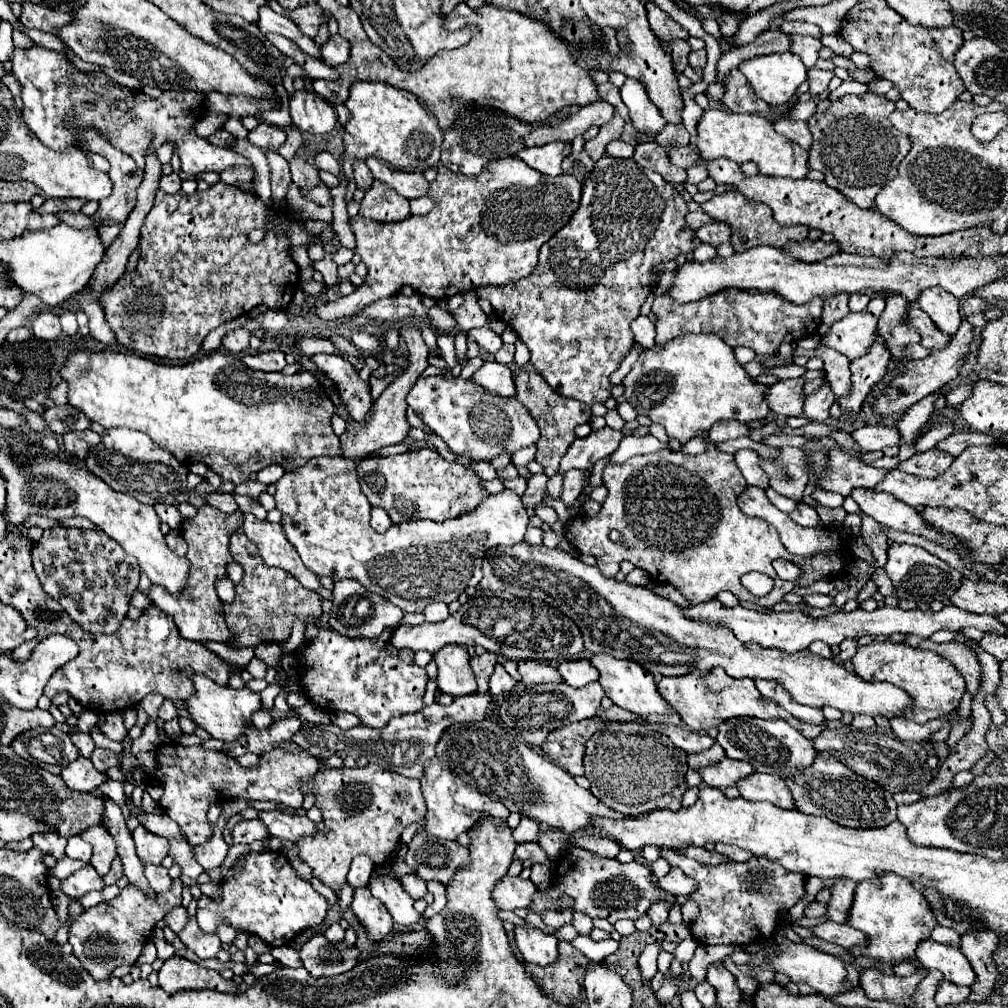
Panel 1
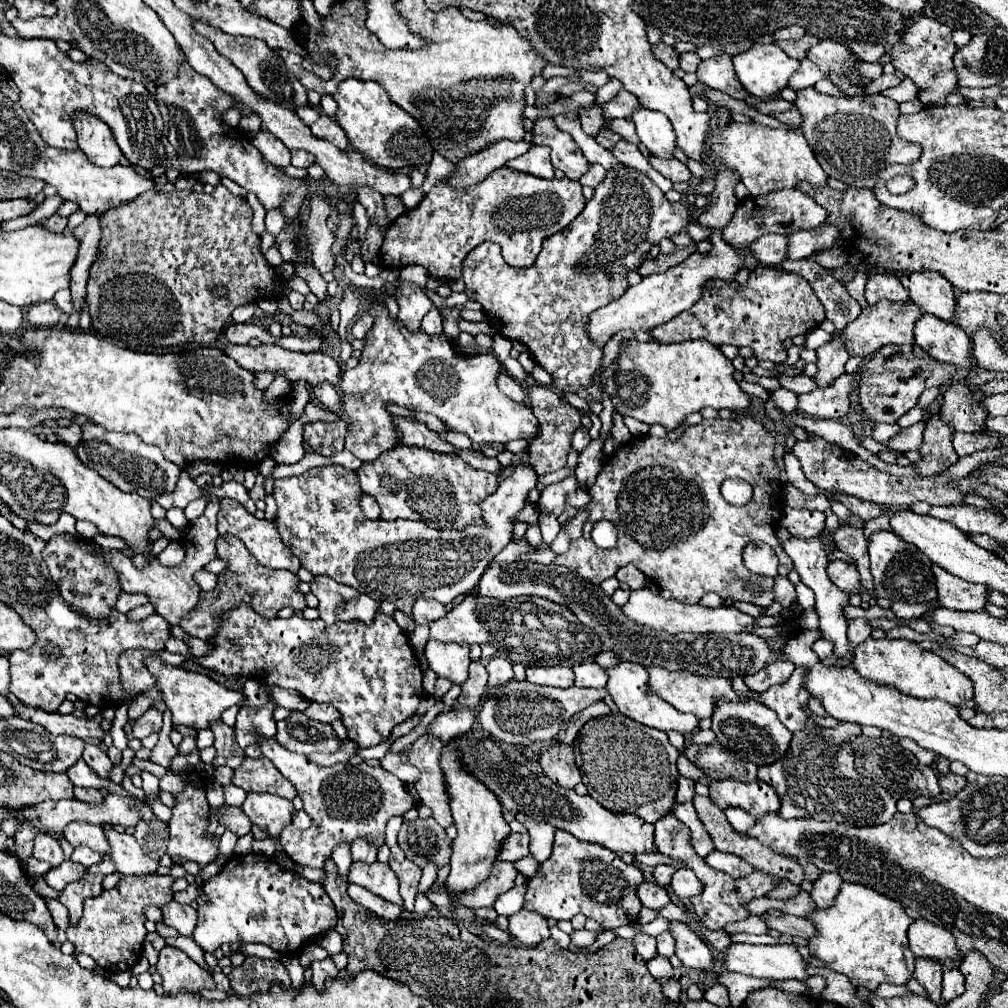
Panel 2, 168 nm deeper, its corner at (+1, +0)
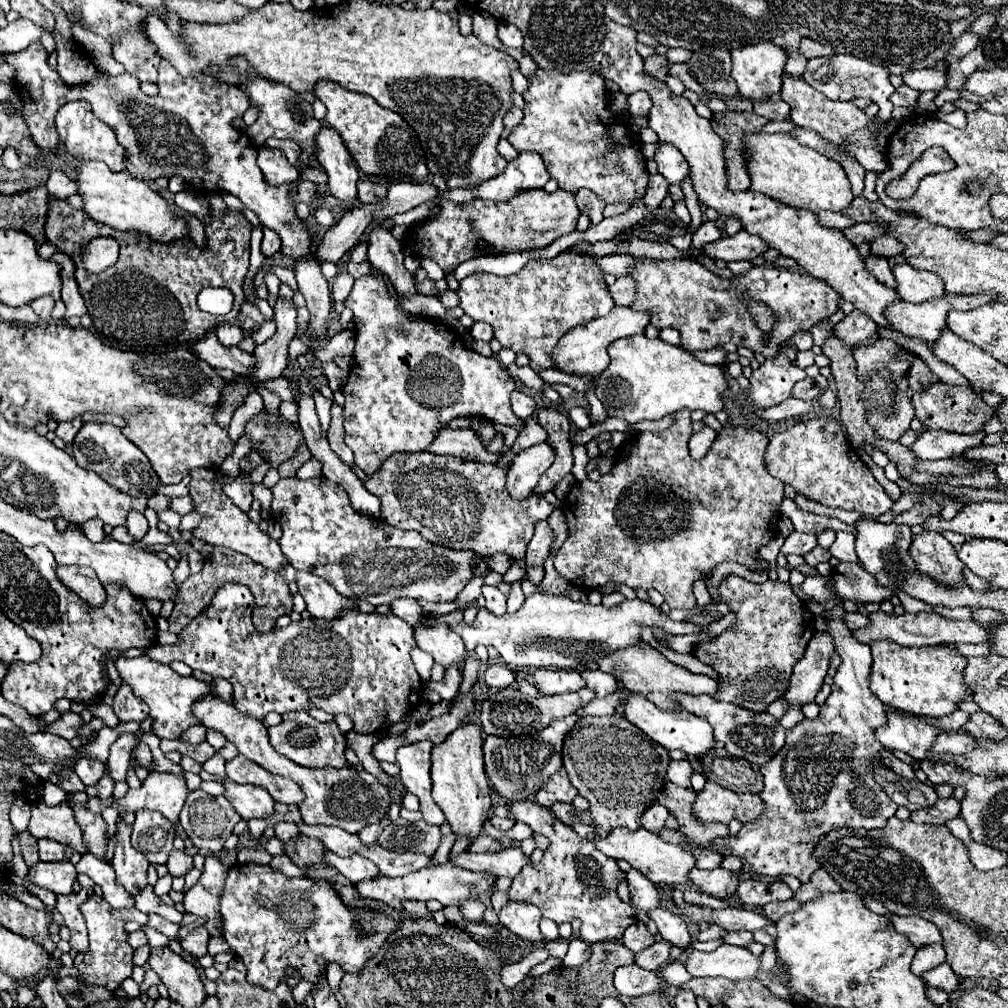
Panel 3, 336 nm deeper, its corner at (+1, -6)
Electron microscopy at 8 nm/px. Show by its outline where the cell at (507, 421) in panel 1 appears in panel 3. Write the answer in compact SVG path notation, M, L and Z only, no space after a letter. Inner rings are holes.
M361 276L355 280L345 306L353 310L353 322L357 326L355 362L349 370L349 380L343 386L345 406L343 406L343 426L345 444L355 454L355 464L371 476L389 456L397 452L413 453L425 451L437 432L437 418L453 420L457 416L485 418L489 422L523 430L525 422L517 418L511 410L509 394L517 388L515 380L493 356L481 356L469 350L461 338L453 334L439 320L421 320L415 316L405 316L399 312L399 302L391 298L385 290L385 282L375 276Z

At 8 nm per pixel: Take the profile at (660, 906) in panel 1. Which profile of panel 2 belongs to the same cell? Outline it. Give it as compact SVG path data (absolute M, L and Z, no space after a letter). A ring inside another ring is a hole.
M643 882L637 888L637 896L643 902L643 906L653 908L653 910L659 910L659 908L663 908L663 906L667 906L671 902L667 890L661 888L659 884L653 884L653 882Z

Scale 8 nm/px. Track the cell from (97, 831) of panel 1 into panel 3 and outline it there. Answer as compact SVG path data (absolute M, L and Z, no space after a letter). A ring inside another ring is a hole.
M41 800L31 806L31 822L27 830L35 838L49 838L59 844L73 848L79 854L87 854L87 846L83 842L83 830L79 828L73 810L67 804L45 806Z

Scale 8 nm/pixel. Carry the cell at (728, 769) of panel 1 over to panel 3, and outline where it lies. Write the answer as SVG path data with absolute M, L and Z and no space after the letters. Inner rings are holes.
M671 760L669 770L667 770L667 778L681 786L681 788L689 788L689 778L693 774L693 768L689 764L689 760Z

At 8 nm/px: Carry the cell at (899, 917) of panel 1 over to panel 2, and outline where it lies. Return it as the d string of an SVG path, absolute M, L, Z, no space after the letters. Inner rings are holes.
M845 882L845 886L839 888L839 894L837 894L833 906L829 906L827 910L815 908L815 914L809 914L807 920L811 920L815 930L817 930L817 934L807 940L809 954L813 958L821 960L825 964L825 968L839 972L839 974L845 974L855 988L863 986L867 990L875 990L883 982L905 986L913 978L915 956L911 954L909 942L907 942L907 928L913 922L913 918L909 918L905 914L903 906L899 902L885 898L883 894L879 894L867 886Z

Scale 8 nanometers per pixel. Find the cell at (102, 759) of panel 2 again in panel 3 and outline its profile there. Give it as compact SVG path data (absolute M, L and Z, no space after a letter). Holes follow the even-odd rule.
M105 770L103 778L95 784L95 788L99 792L99 798L109 798L113 794L113 786L115 786L115 780L109 776L109 770Z

